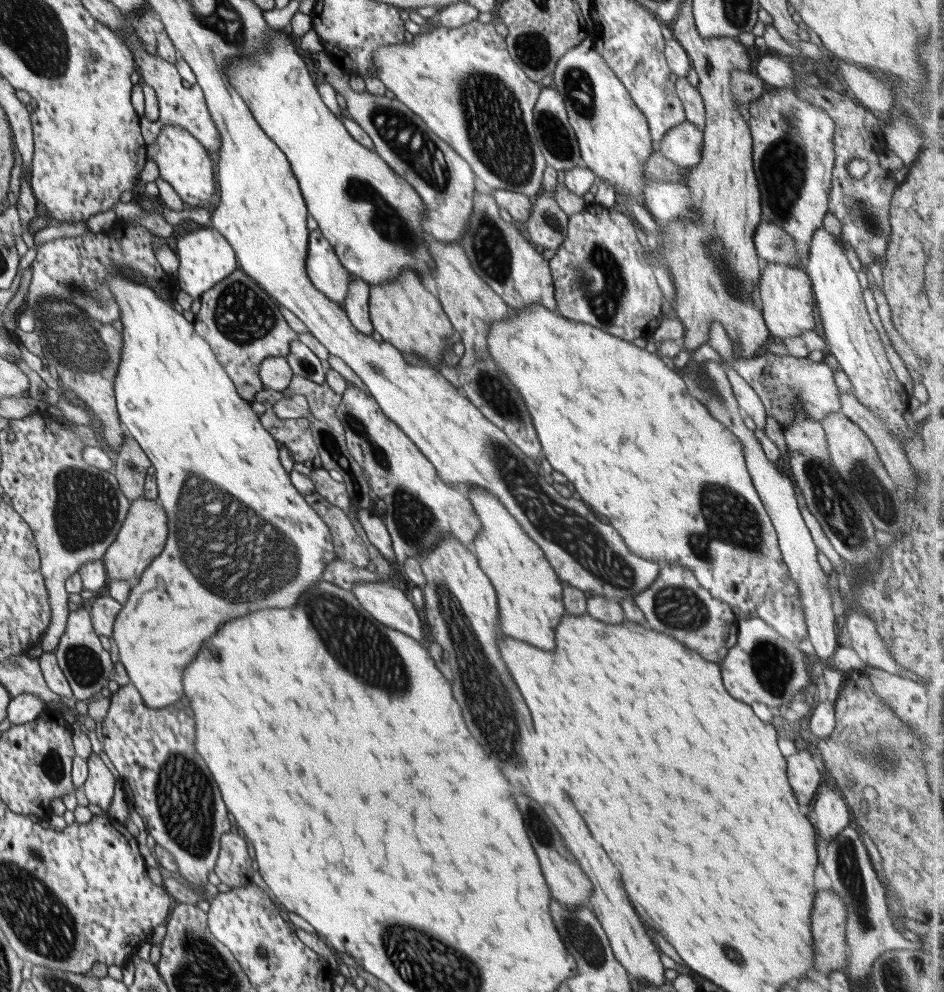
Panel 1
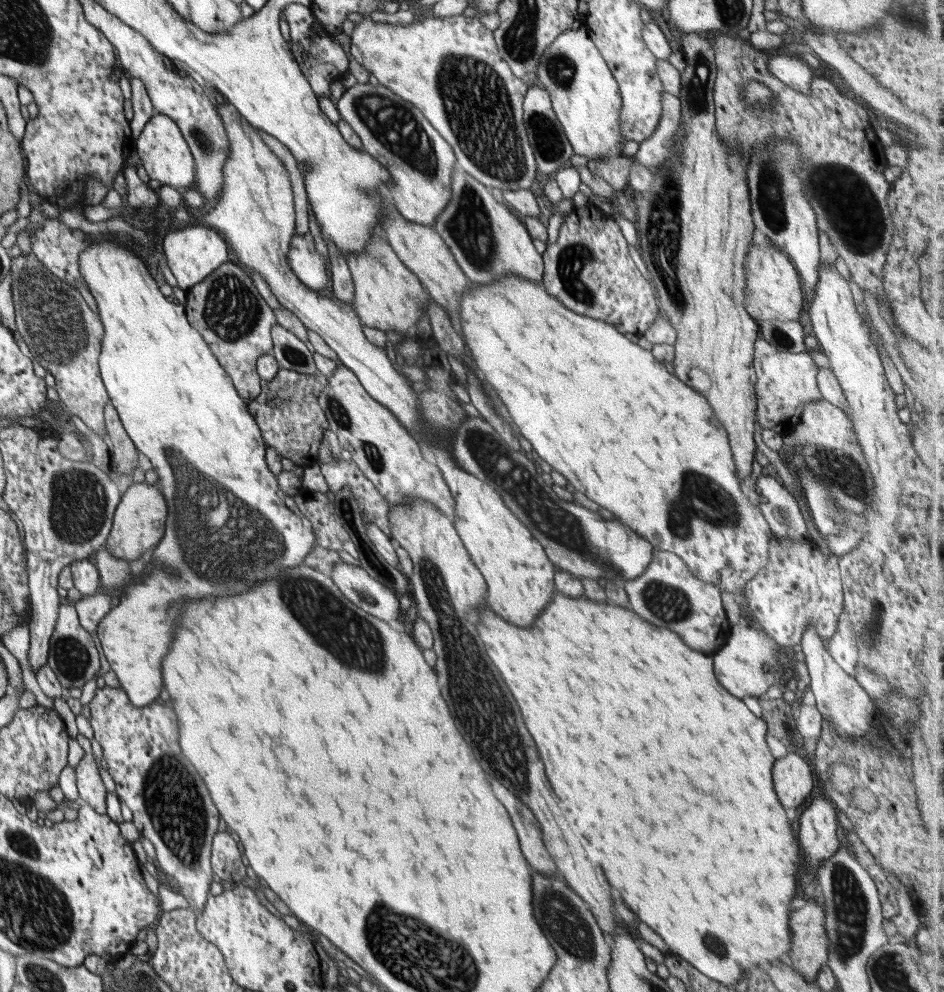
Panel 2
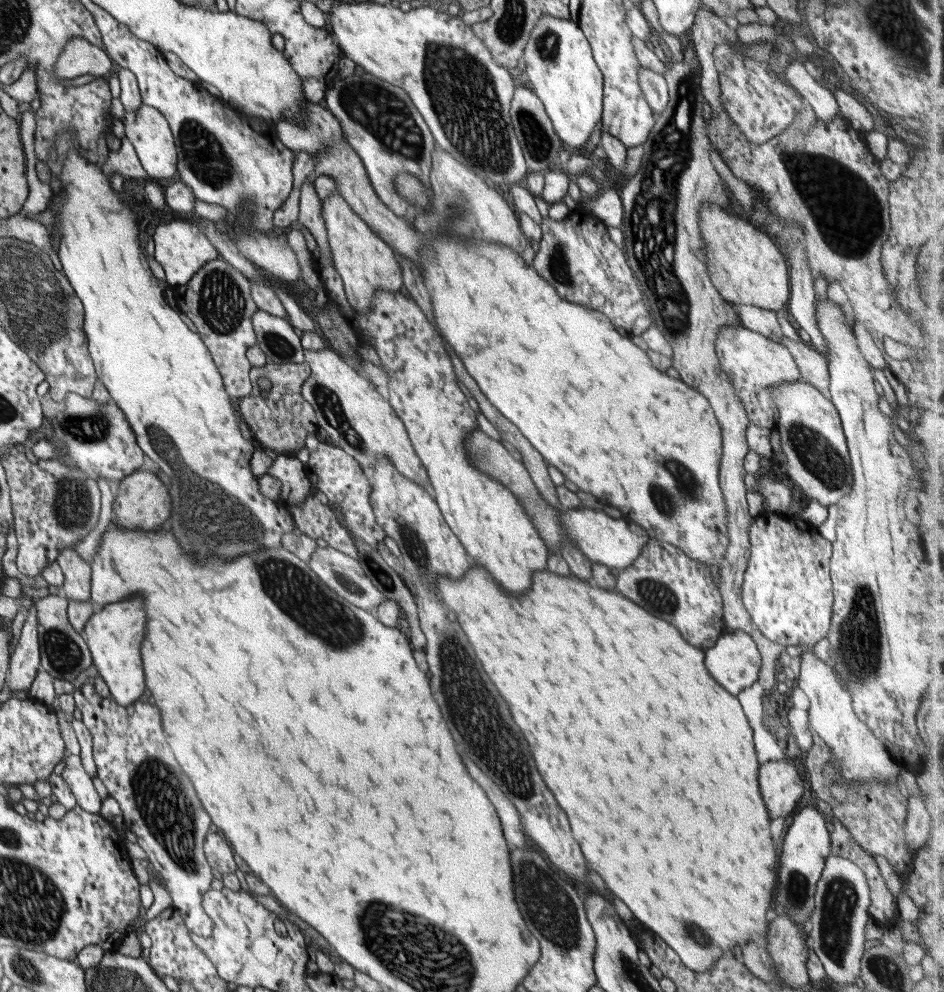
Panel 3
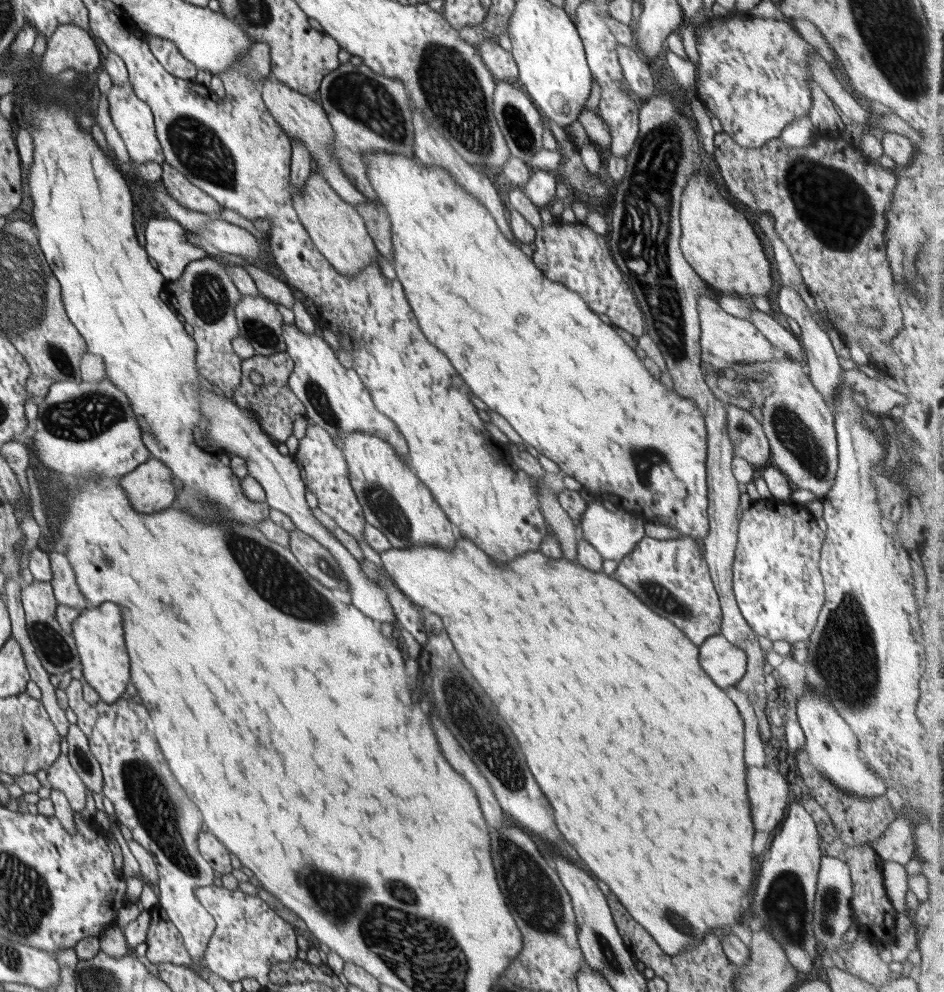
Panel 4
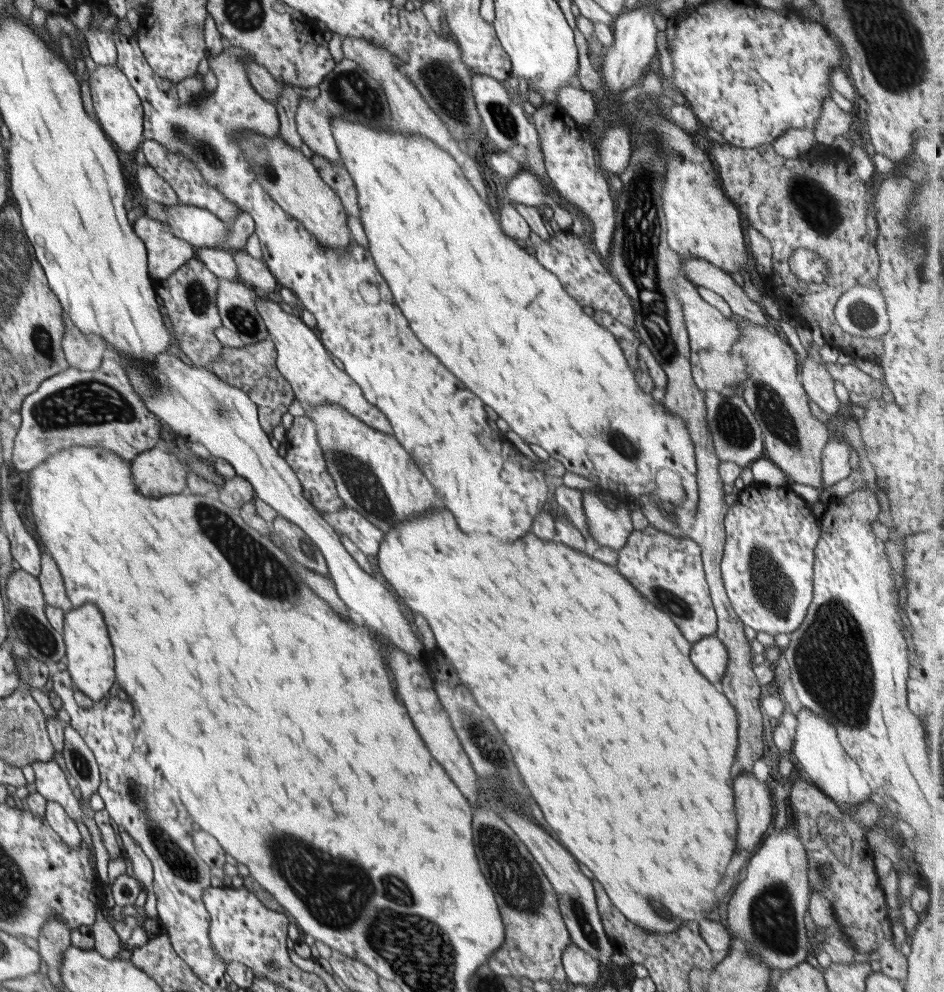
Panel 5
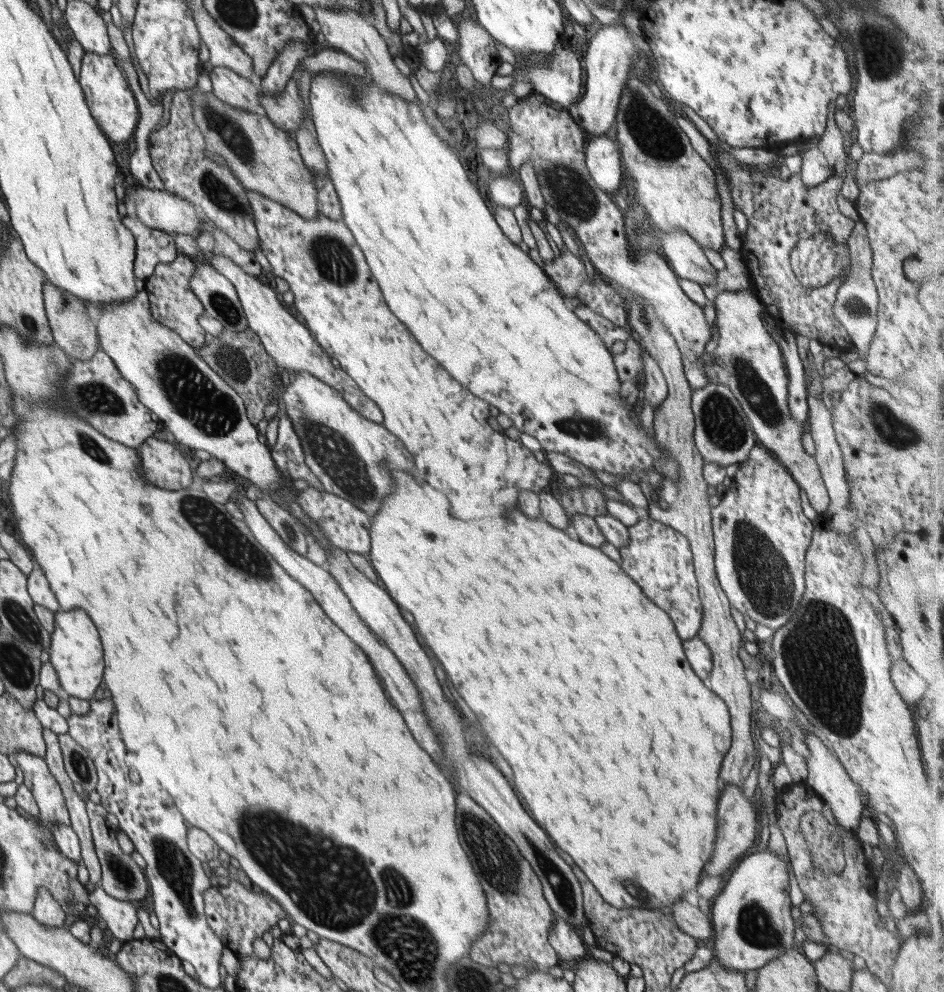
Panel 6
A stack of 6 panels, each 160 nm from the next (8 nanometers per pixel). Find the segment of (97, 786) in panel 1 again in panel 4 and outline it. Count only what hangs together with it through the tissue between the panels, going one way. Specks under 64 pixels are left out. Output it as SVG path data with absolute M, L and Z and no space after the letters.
M68 755L60 756L55 763L46 769L48 773L47 782L52 785L52 790L61 790L71 804L74 812L80 813L86 806L87 785L83 779L72 768Z

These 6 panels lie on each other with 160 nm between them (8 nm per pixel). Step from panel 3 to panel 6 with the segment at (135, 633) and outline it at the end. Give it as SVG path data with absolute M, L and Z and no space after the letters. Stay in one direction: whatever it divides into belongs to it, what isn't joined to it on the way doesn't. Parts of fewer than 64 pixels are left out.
M82 609L74 611L57 611L55 613L55 632L51 634L50 663L58 673L60 684L67 692L81 699L91 701L94 692L104 674L104 649L101 638L87 612Z

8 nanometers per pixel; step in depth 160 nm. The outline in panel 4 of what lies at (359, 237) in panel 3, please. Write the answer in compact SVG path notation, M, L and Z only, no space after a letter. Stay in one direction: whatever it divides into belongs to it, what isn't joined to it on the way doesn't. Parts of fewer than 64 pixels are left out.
M318 171L311 172L305 188L291 186L291 197L293 207L316 248L336 272L354 276L365 266L377 263L376 256L379 250L374 239L369 235L363 218L357 213L356 208L338 196Z

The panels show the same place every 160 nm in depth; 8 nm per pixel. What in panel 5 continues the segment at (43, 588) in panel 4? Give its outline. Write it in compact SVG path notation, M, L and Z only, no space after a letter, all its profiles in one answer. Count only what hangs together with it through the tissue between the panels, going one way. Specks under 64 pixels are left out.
M16 569L7 582L8 615L7 622L10 628L18 633L18 638L26 643L31 656L46 664L55 665L57 662L67 660L67 647L63 639L63 633L55 631L45 616L47 605L39 577L22 569Z

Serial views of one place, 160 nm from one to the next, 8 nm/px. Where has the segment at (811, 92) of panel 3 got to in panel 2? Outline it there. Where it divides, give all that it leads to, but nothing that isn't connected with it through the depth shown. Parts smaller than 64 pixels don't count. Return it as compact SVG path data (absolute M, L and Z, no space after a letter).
M774 53L767 60L770 73L795 91L810 95L816 81L814 69L799 57L788 57L784 53Z

